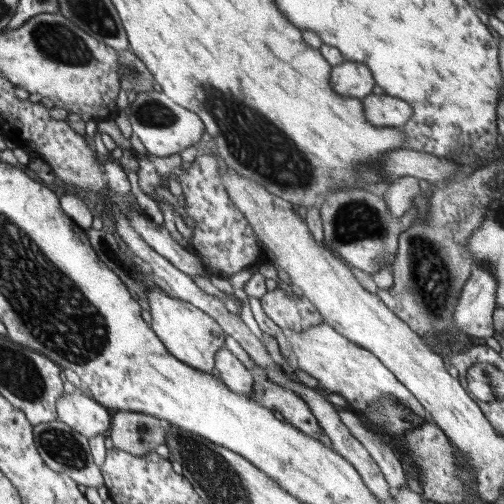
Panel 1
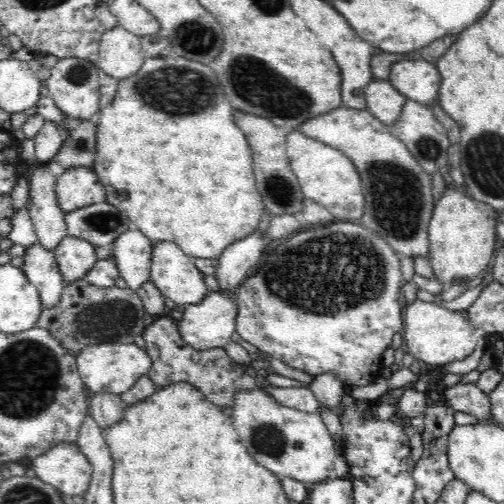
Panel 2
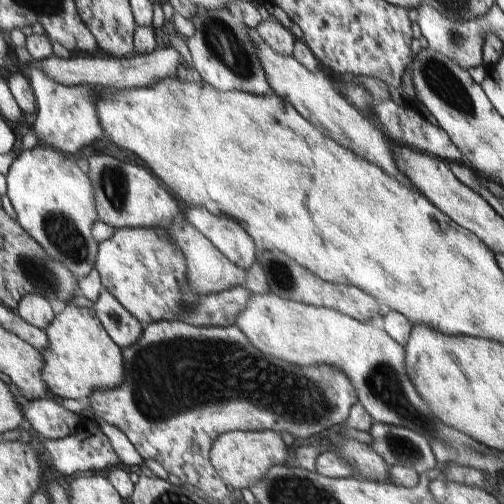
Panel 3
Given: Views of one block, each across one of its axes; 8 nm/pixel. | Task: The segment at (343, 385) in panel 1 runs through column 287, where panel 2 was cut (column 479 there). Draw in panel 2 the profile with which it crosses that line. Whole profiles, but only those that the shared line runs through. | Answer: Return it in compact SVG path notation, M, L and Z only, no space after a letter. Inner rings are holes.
M420 302L406 304L404 312L404 338L408 346L408 354L412 354L416 360L422 360L432 366L444 366L450 362L466 360L474 354L478 342L484 340L484 332L476 330L464 312L452 312L446 308L436 306L436 302Z

